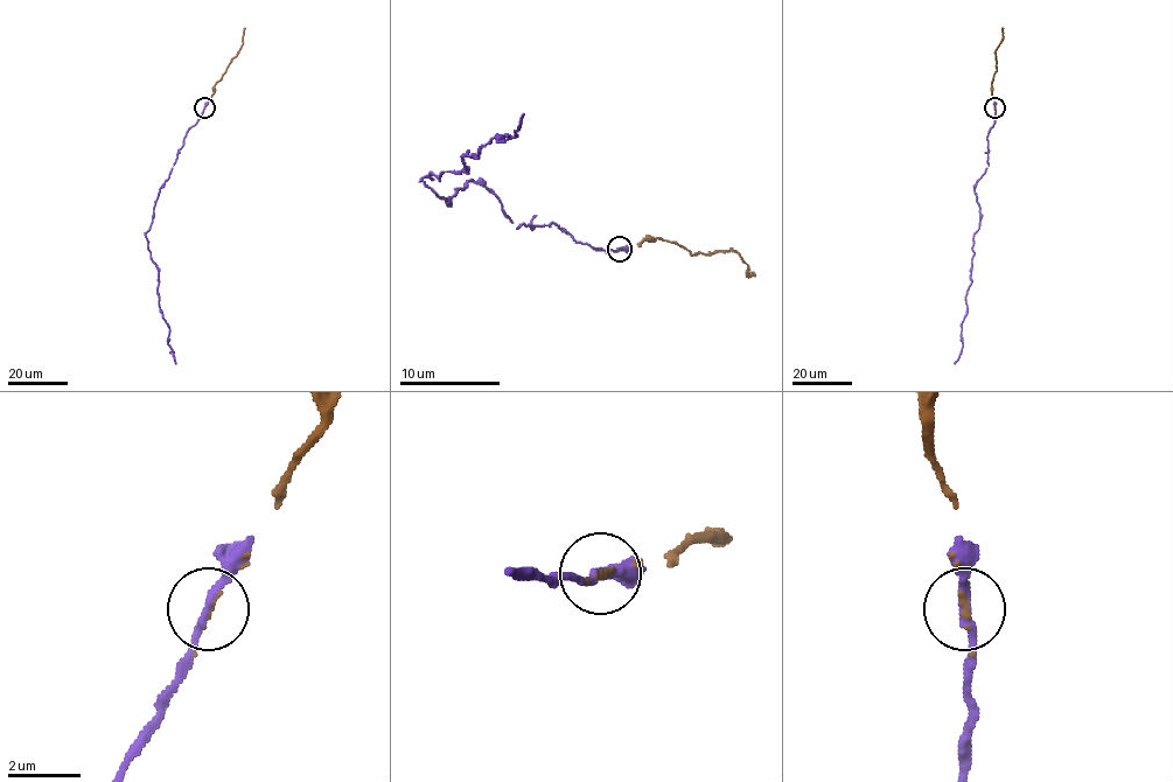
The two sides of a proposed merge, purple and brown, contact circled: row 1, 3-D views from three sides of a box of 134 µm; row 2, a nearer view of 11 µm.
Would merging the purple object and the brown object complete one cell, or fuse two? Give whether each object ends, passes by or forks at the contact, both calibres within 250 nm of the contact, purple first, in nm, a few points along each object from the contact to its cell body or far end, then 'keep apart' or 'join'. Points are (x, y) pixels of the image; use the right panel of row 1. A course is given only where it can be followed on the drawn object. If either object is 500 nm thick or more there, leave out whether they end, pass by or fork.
purple passes by | brown passes by | 240/70 nm | purple via (995, 107), (988, 139), (989, 166), (975, 189), (981, 221), (975, 234), (962, 346), (955, 364) | brown via (995, 107), (991, 84), (1003, 27) | join

